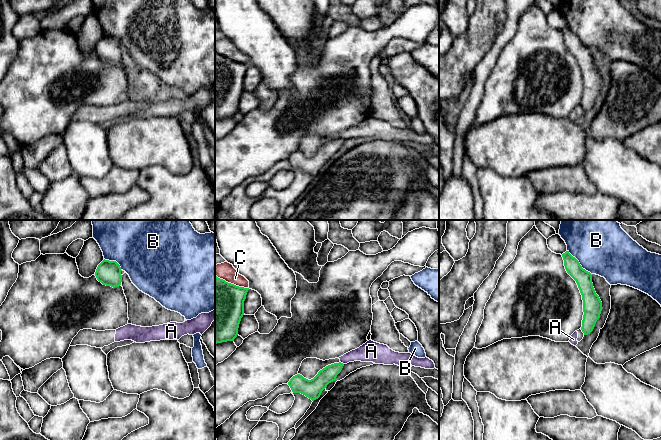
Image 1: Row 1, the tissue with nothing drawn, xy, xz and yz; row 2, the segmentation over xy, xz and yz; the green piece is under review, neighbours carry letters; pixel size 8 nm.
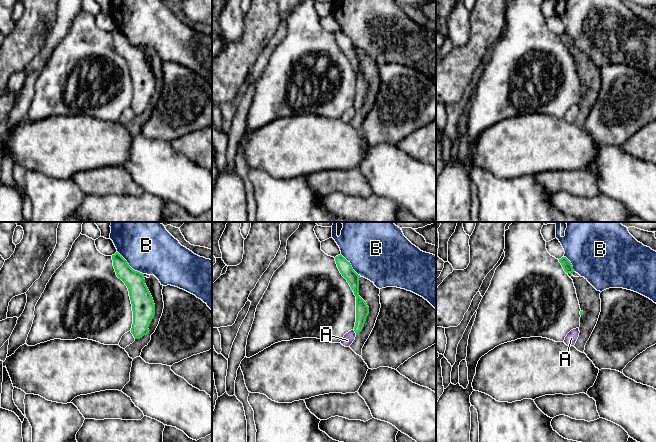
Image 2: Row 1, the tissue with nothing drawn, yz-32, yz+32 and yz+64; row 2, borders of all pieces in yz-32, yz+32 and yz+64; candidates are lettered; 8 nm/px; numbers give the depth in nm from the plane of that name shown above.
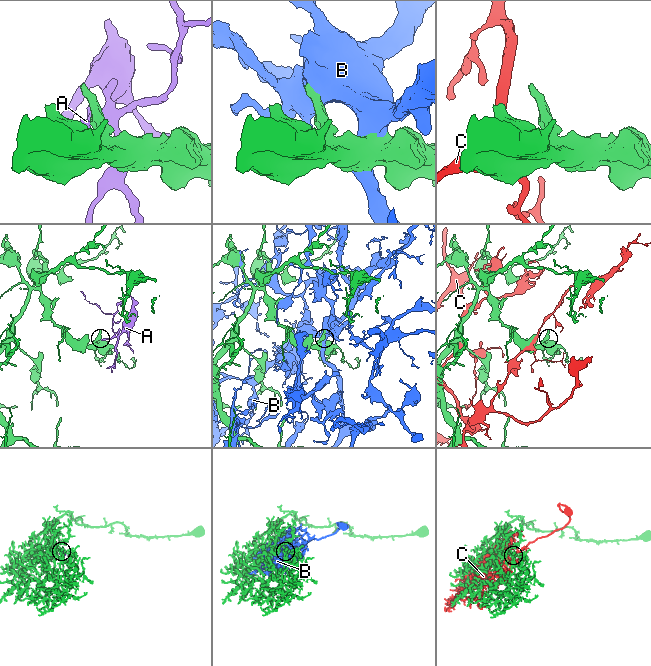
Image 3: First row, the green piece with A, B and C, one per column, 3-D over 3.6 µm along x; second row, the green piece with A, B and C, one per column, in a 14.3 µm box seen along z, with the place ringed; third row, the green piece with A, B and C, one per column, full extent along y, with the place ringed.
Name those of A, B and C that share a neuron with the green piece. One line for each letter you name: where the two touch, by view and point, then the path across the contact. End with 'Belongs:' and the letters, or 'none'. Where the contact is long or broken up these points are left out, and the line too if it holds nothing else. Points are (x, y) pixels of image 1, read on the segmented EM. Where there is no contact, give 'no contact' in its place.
Belongs: none

